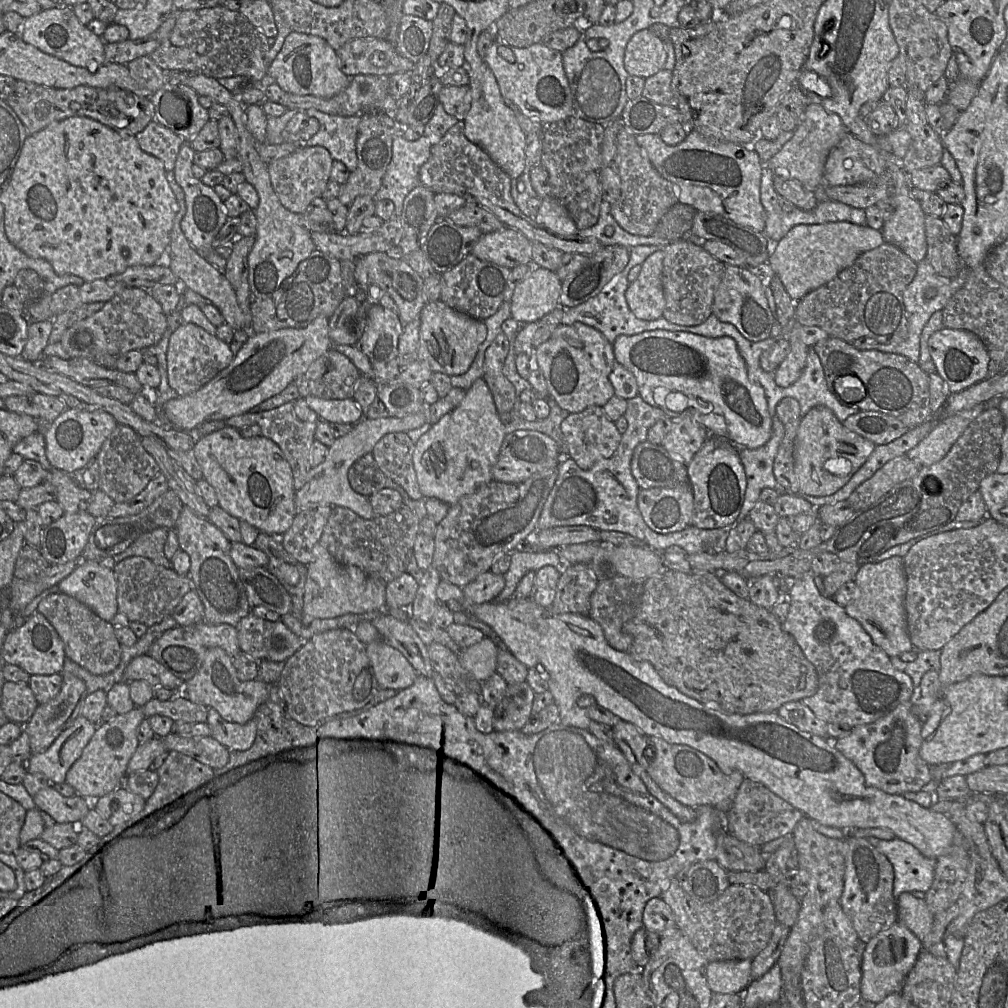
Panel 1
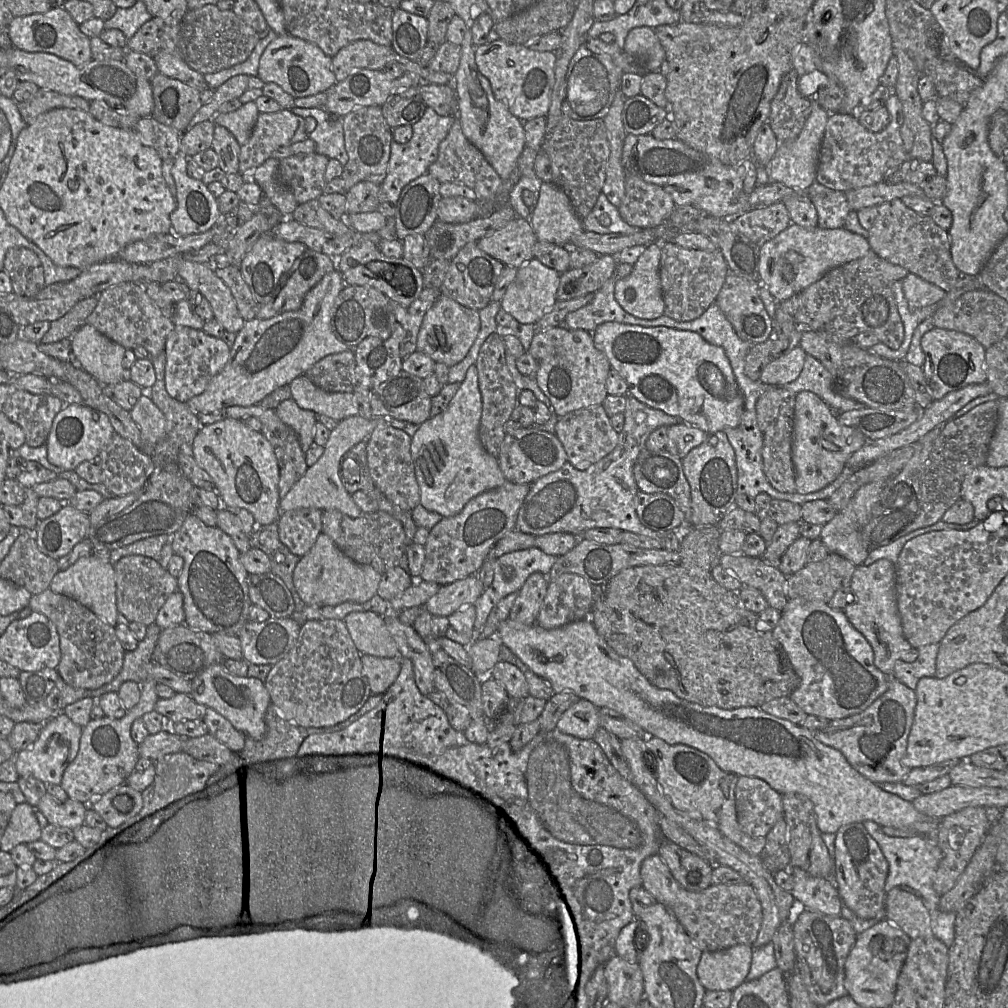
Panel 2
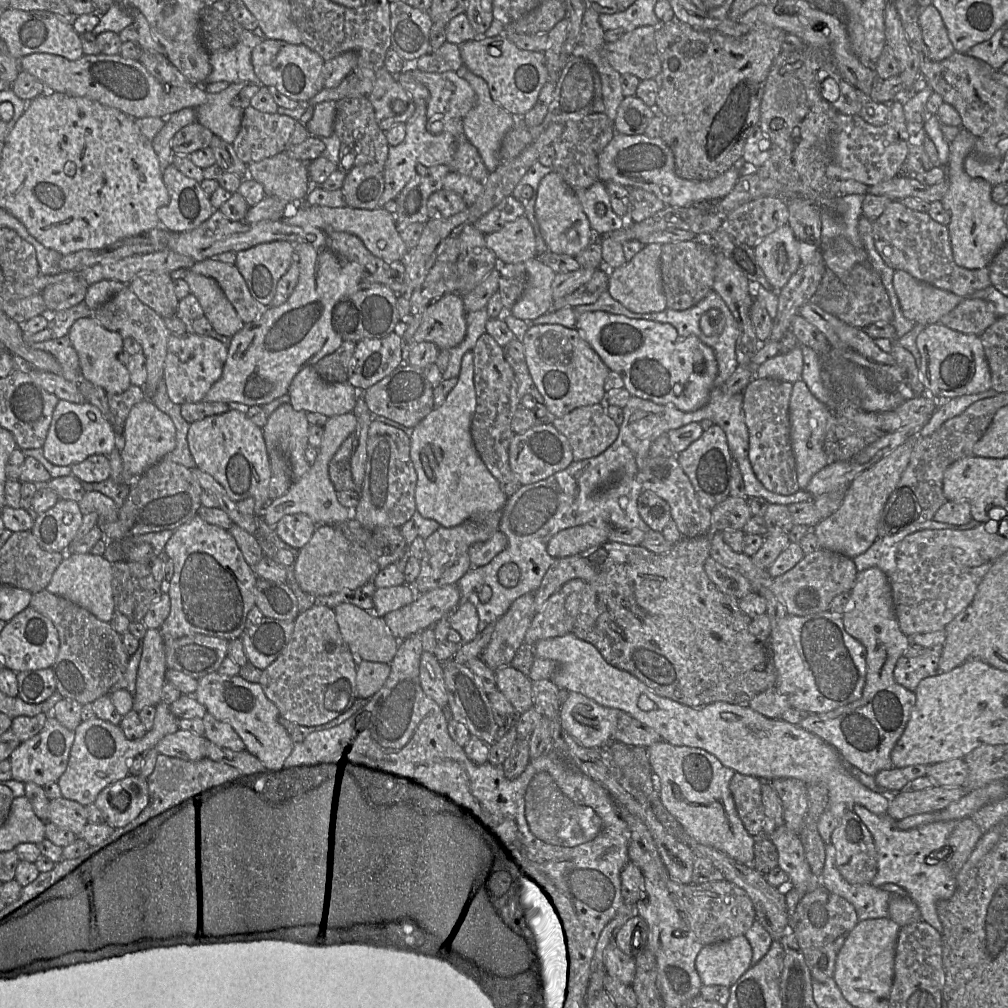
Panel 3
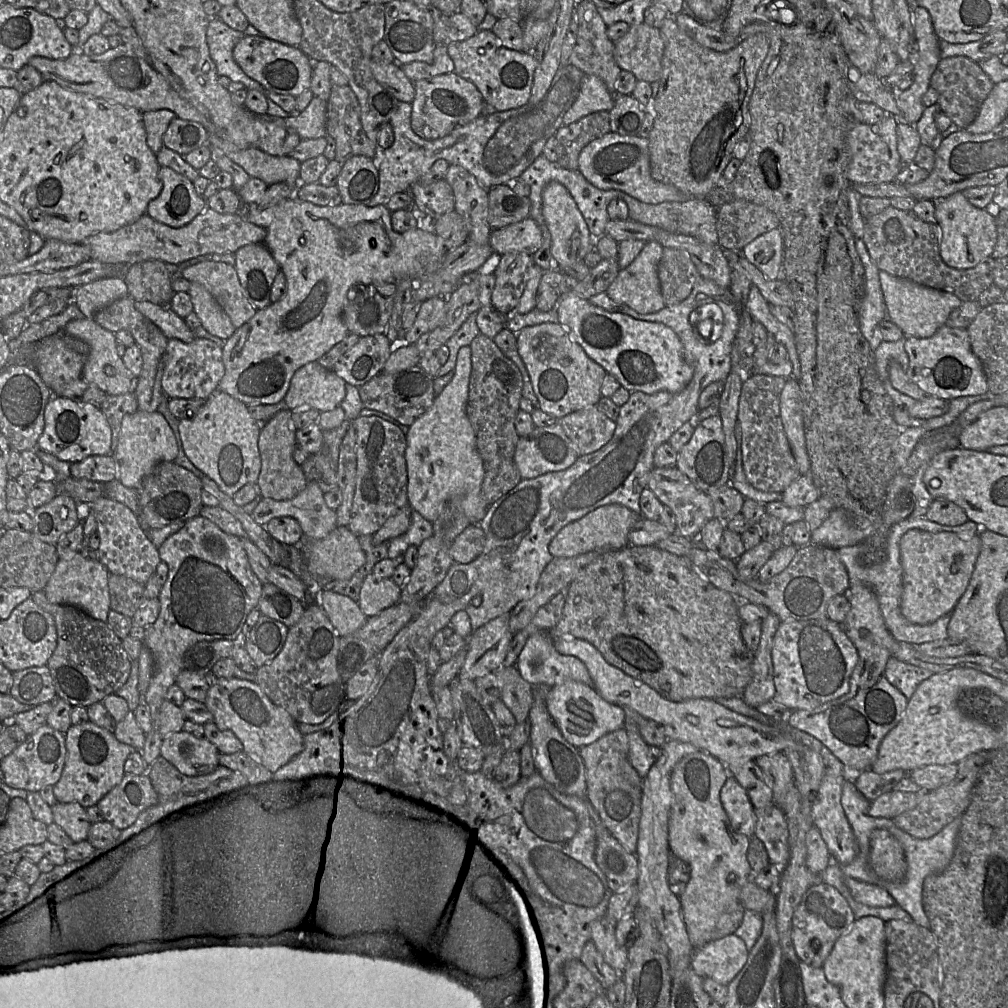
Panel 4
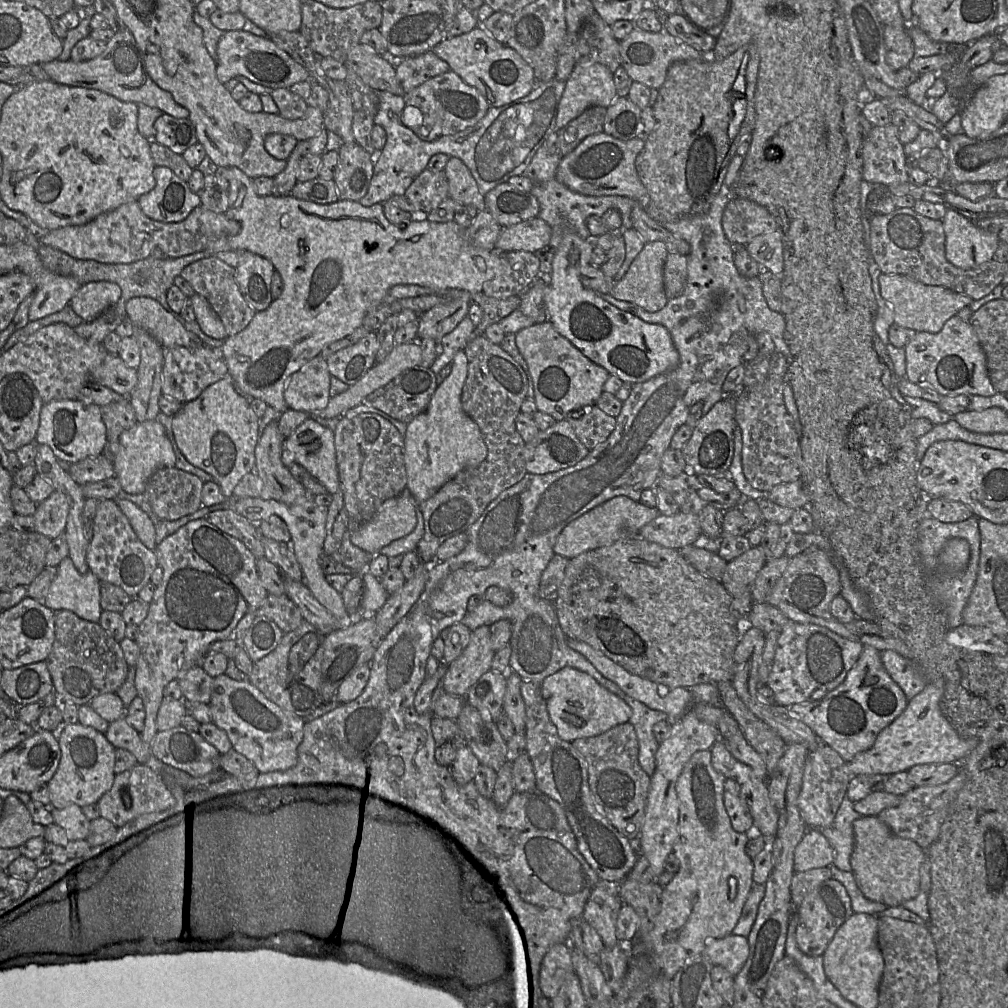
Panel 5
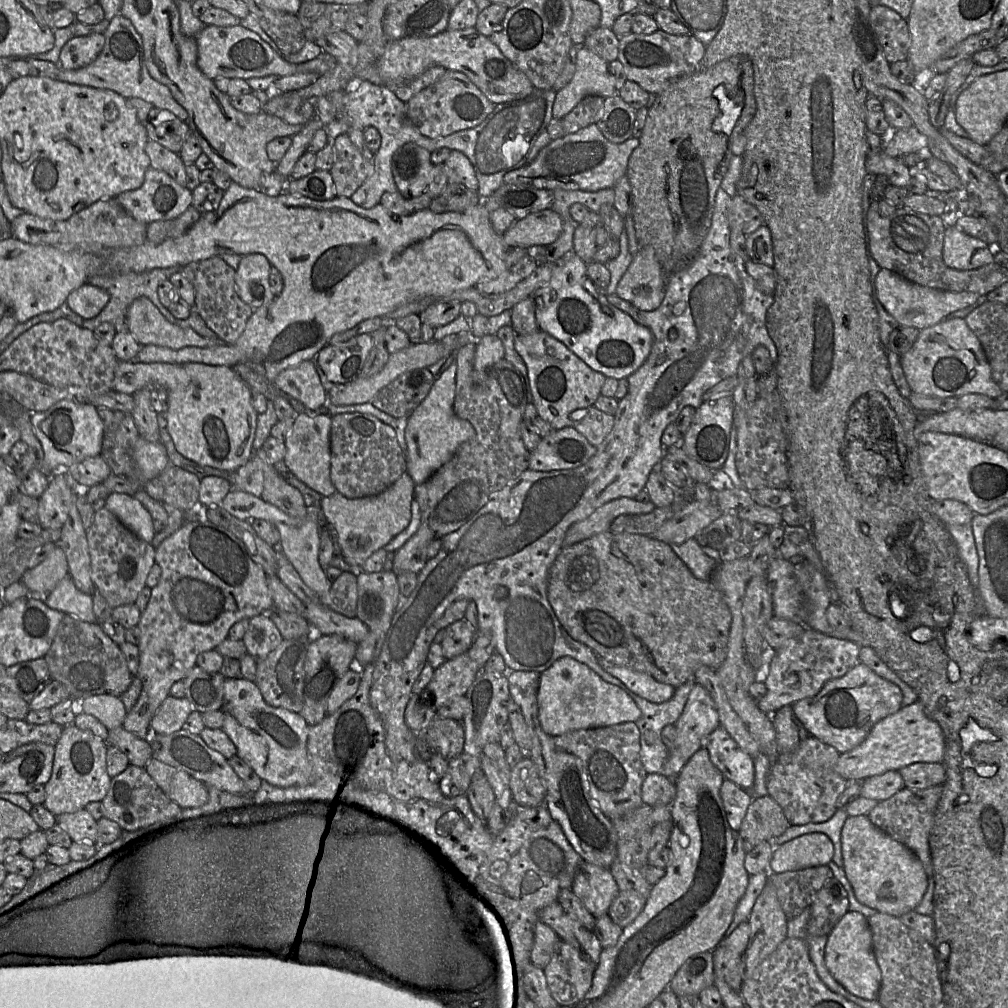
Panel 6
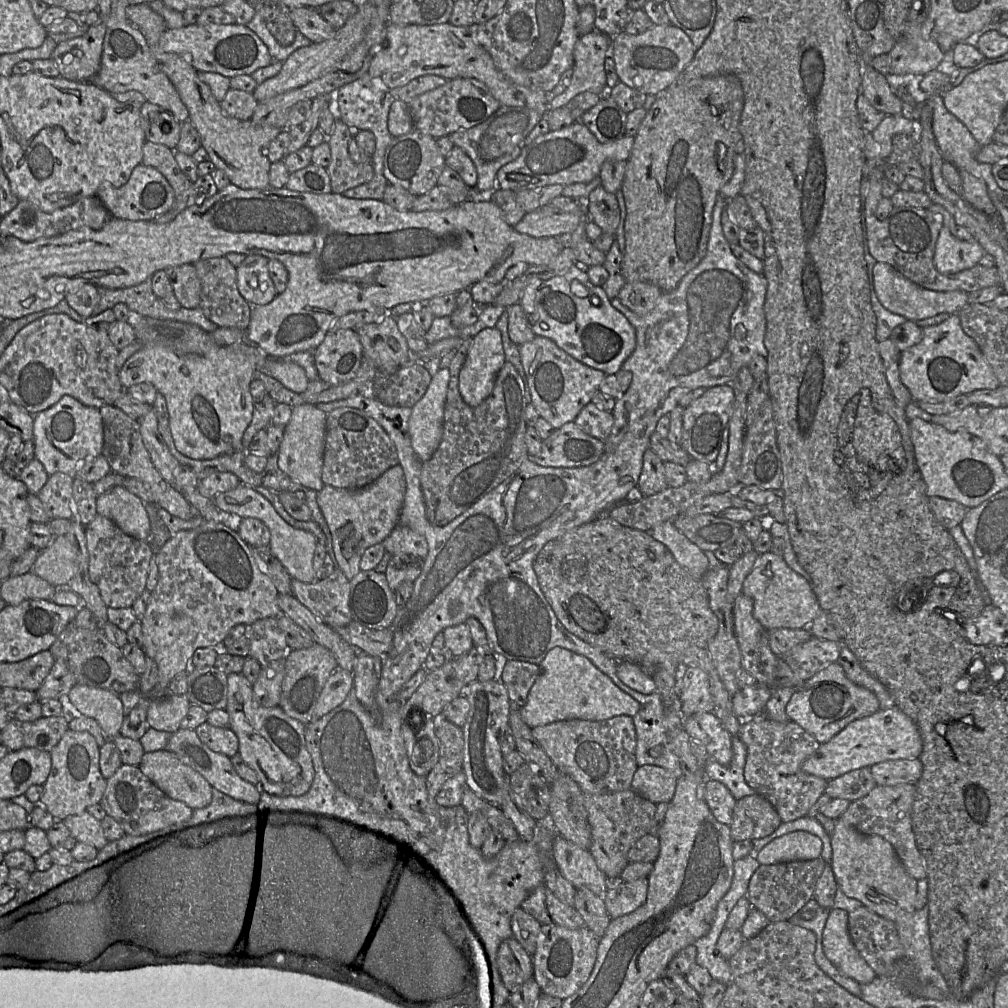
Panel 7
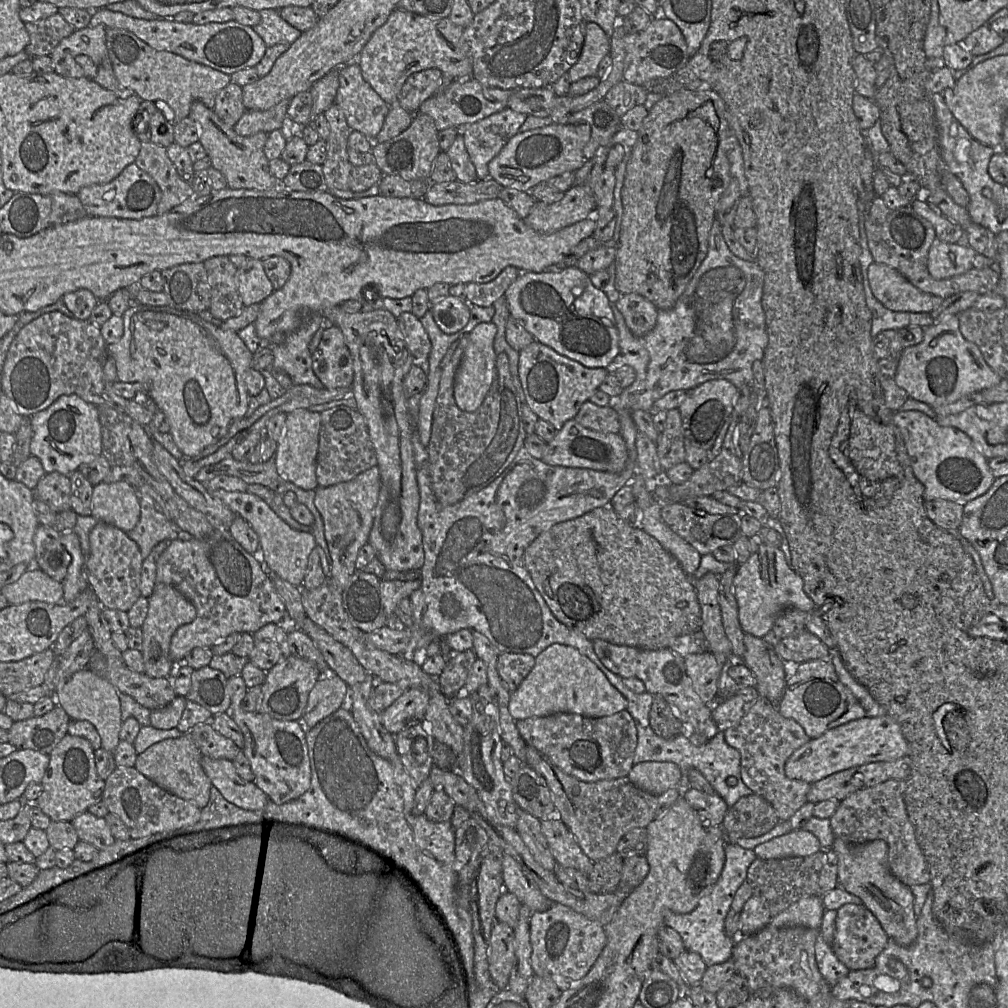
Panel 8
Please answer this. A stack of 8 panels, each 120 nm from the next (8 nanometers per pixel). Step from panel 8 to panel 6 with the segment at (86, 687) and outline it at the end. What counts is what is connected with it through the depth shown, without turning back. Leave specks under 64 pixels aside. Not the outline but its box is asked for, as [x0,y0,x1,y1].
[75,694,127,730]

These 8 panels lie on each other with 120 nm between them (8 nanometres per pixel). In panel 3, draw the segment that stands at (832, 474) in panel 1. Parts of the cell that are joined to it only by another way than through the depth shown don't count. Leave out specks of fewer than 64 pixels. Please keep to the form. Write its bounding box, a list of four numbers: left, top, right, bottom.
[789,380,833,490]

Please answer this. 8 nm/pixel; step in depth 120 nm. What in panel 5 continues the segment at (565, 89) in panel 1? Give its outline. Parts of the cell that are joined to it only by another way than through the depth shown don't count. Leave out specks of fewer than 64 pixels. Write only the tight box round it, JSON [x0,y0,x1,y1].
[432,25,535,107]

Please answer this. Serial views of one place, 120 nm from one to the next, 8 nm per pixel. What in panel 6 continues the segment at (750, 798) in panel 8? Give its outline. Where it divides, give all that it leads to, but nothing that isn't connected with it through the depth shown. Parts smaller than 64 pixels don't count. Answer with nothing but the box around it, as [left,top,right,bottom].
[738,795,789,845]

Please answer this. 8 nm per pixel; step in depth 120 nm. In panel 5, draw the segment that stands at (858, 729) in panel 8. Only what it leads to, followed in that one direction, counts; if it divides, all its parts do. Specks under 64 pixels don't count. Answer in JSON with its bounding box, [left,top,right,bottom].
[845,678,978,775]

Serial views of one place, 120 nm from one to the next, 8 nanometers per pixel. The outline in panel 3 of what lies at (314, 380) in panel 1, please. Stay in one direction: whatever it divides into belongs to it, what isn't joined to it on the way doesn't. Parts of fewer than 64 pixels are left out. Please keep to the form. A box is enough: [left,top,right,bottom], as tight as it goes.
[314,341,357,383]

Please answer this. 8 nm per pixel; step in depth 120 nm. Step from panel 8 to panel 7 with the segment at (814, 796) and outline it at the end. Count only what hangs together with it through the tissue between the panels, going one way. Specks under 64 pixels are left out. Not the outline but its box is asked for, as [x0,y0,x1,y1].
[825,767,876,802]

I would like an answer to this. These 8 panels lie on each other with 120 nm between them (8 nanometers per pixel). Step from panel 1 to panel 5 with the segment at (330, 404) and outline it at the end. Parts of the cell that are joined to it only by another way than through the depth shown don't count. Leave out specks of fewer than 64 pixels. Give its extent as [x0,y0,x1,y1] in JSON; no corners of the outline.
[284,355,330,414]

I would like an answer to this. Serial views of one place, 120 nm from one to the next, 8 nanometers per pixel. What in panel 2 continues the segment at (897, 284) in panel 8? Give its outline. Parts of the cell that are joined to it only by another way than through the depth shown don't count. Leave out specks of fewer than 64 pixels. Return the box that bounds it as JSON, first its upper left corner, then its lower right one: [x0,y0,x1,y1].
[902,273,946,309]

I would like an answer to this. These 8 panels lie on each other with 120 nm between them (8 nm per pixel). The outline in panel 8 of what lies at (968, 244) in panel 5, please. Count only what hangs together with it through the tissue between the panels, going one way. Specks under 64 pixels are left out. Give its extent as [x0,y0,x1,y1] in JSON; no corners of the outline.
[927,238,977,280]

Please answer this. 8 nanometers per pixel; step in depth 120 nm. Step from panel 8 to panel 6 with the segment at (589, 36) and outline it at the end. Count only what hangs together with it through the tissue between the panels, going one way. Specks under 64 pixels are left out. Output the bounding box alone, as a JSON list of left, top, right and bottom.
[552,46,617,119]

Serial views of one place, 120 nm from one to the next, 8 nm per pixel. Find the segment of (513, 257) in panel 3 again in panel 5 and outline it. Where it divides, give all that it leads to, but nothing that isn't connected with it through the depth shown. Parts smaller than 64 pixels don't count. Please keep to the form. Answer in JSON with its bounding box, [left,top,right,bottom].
[496,217,551,252]

